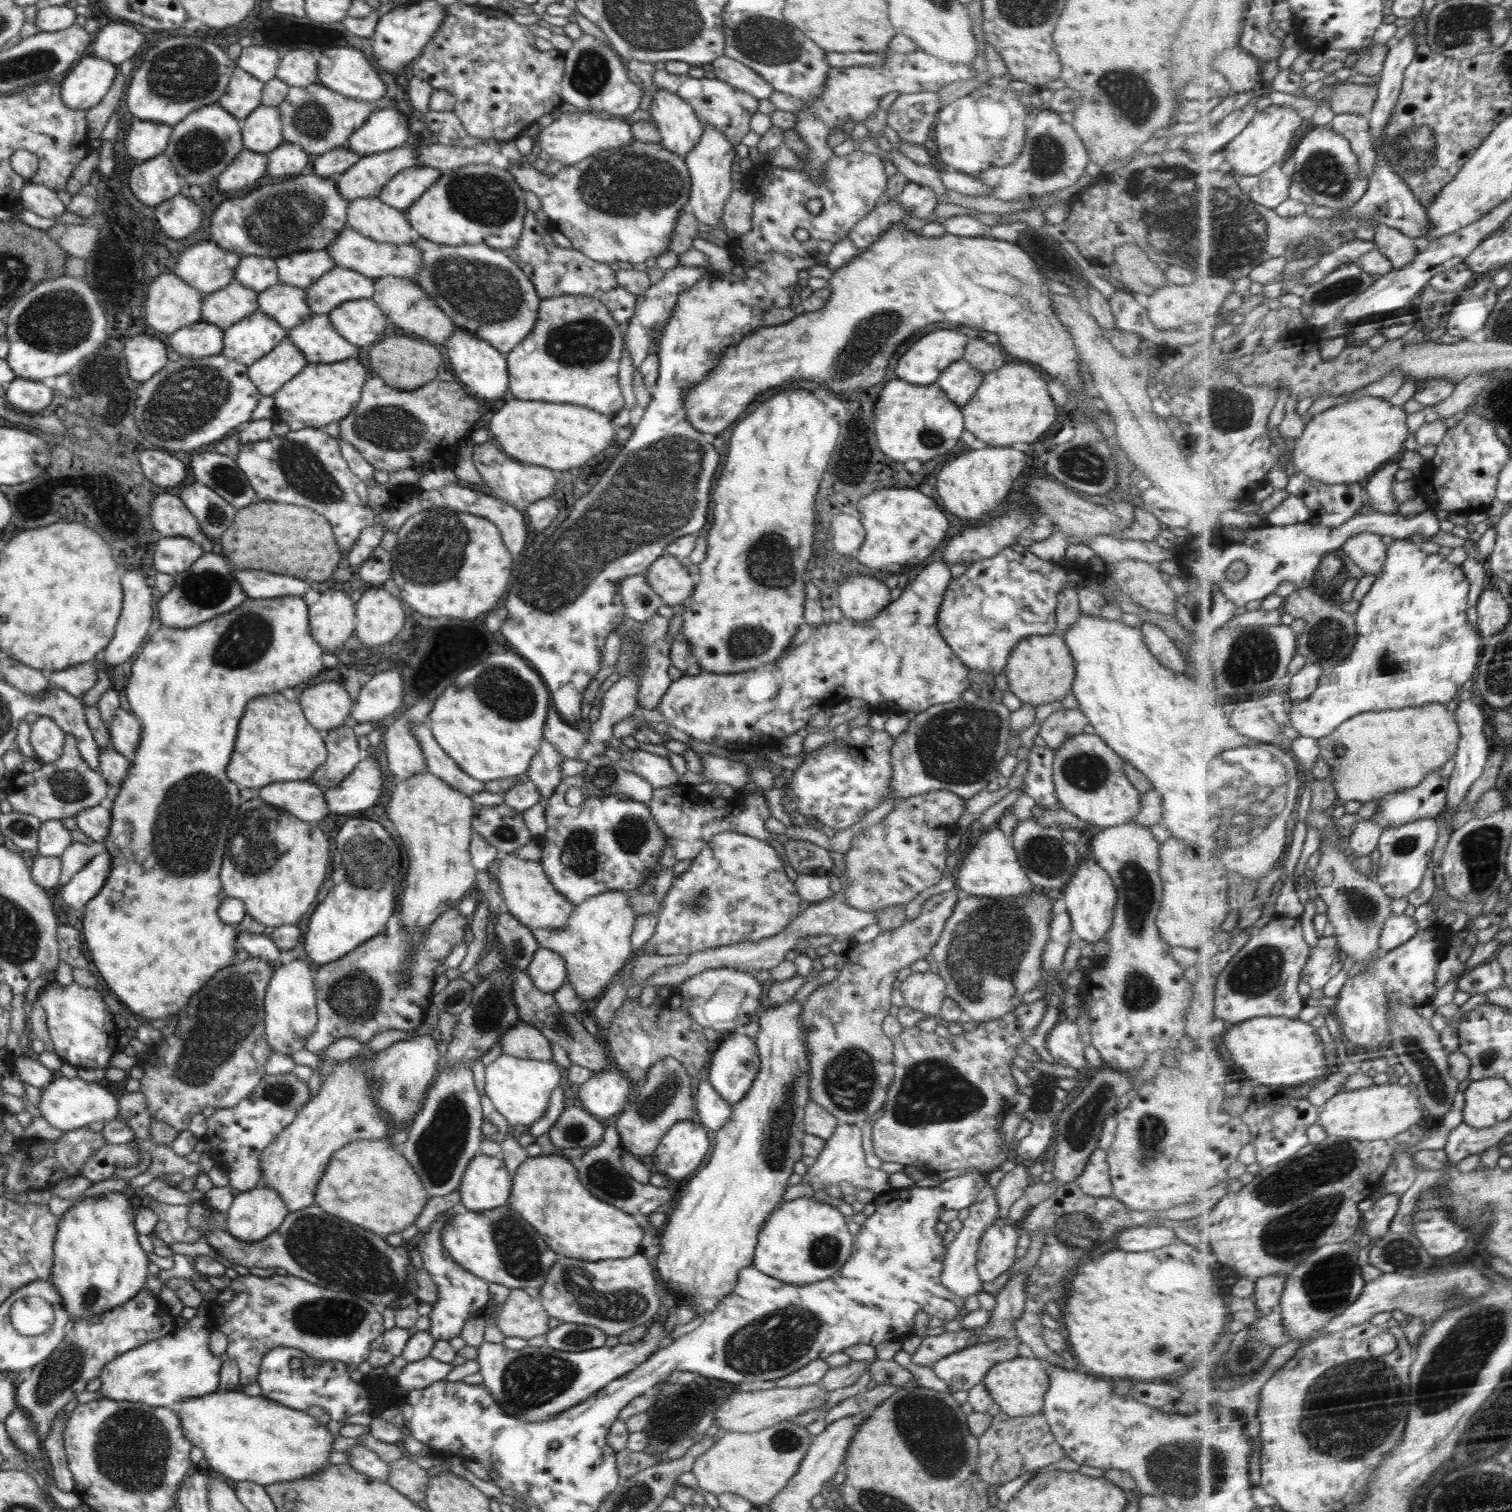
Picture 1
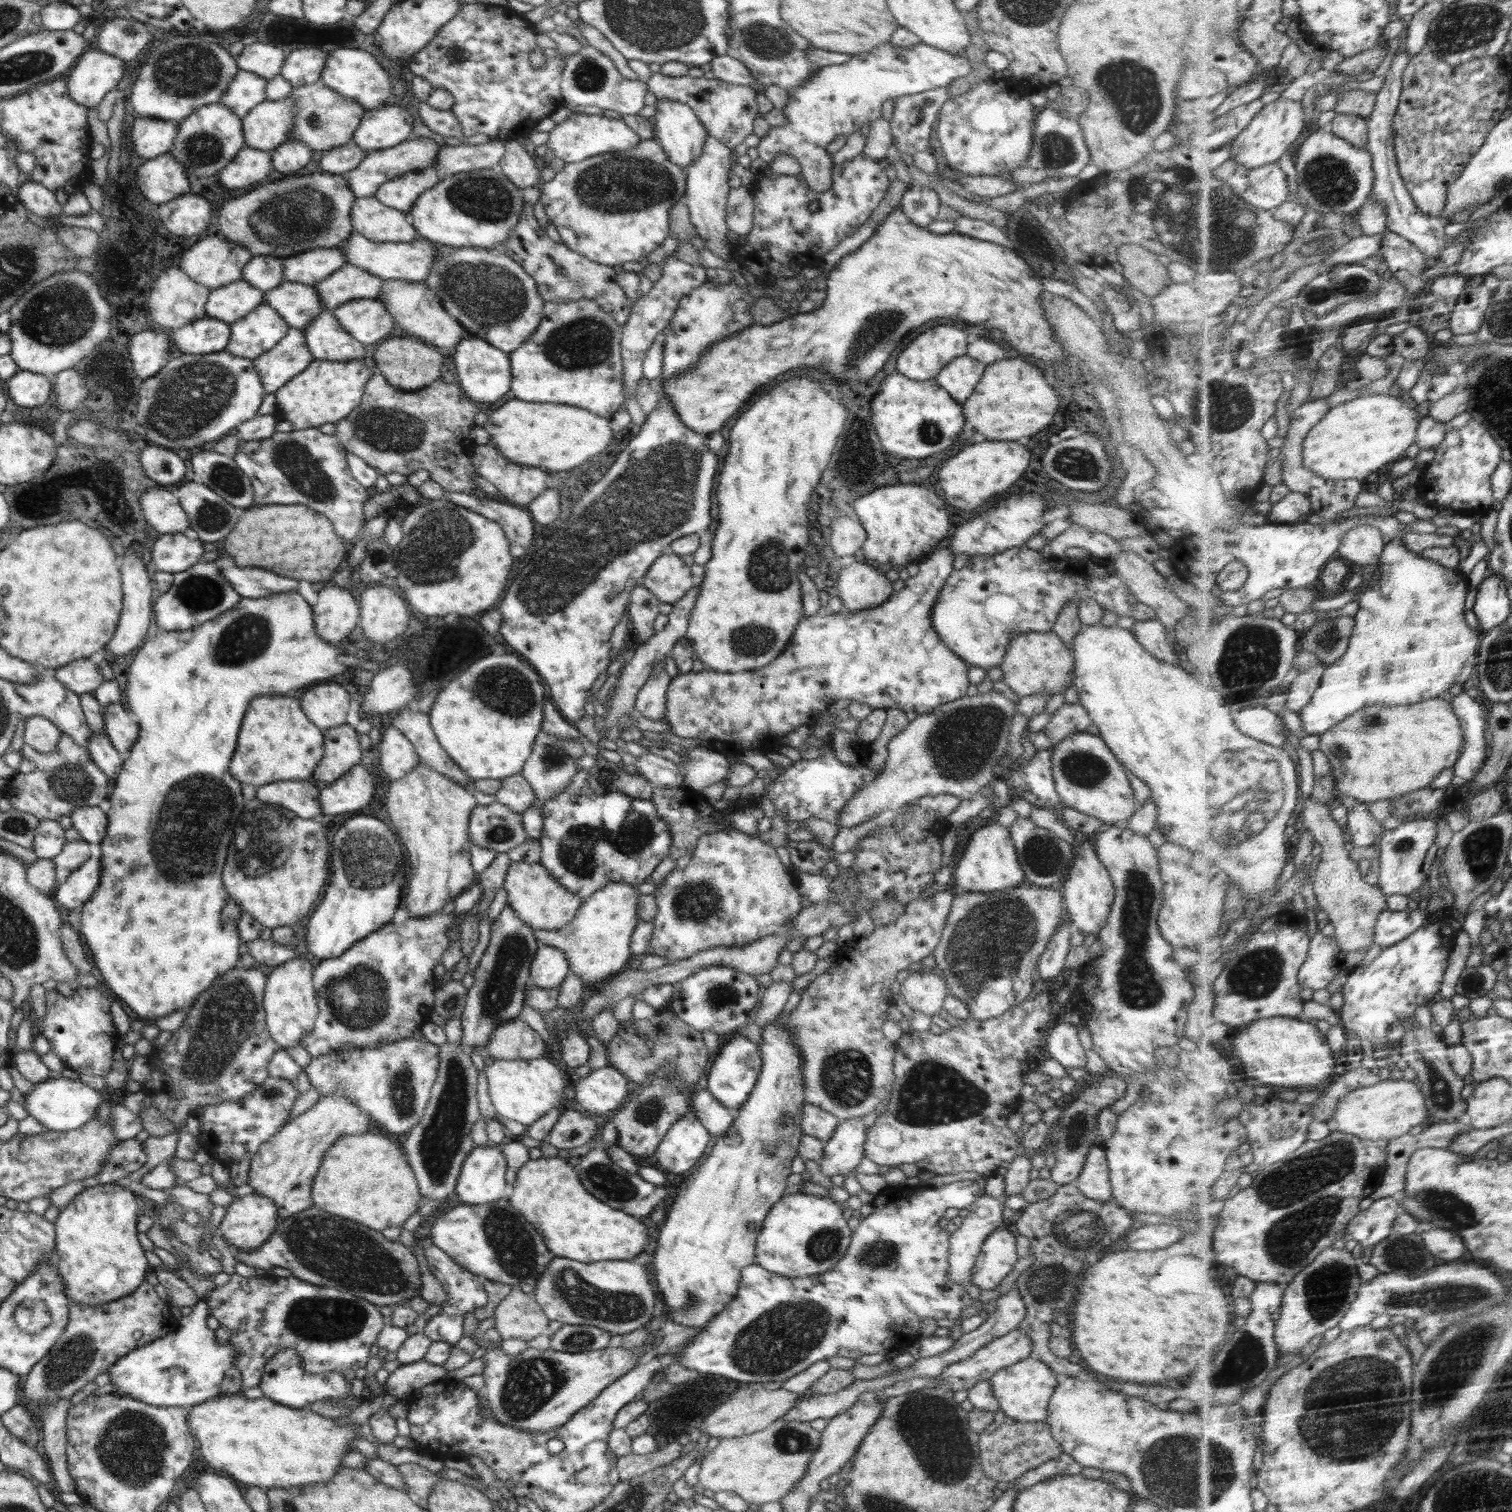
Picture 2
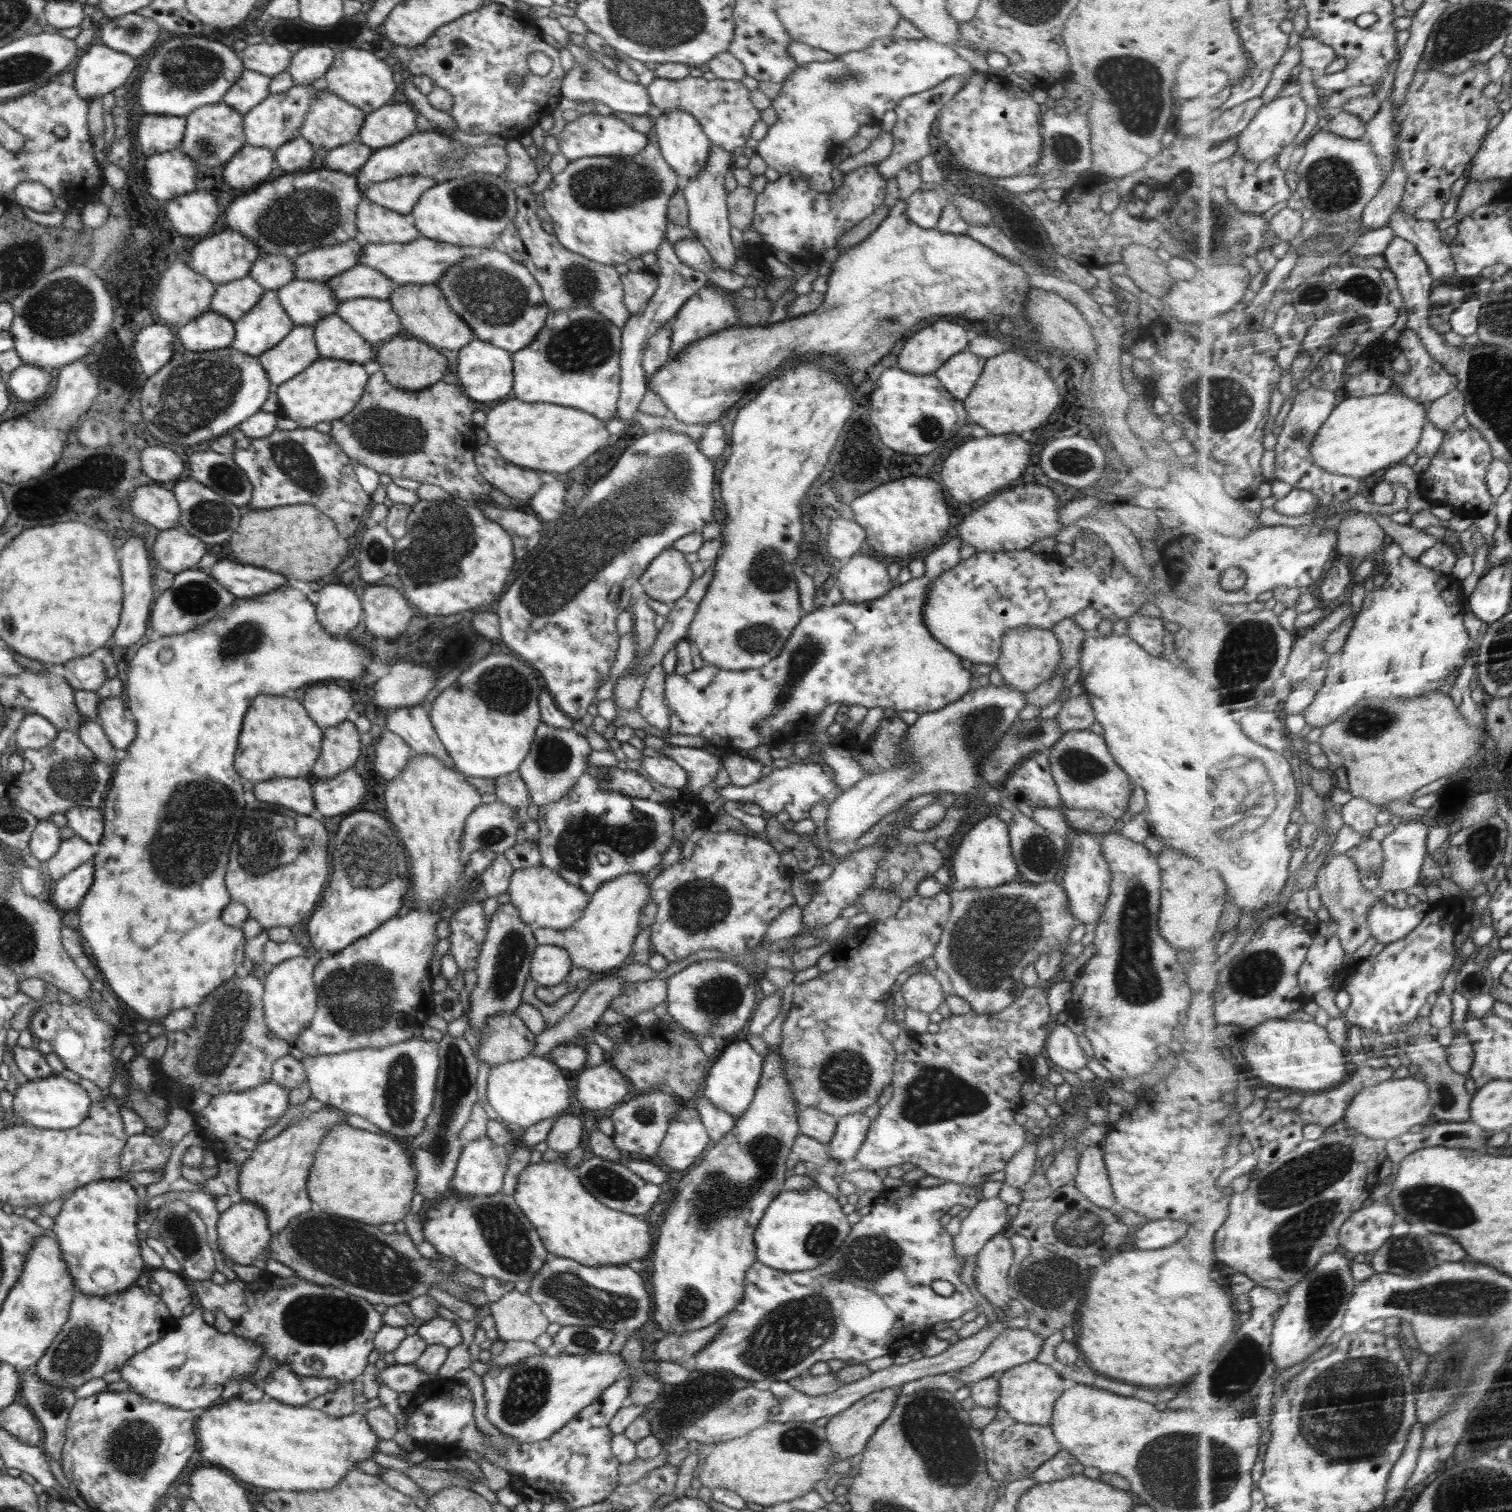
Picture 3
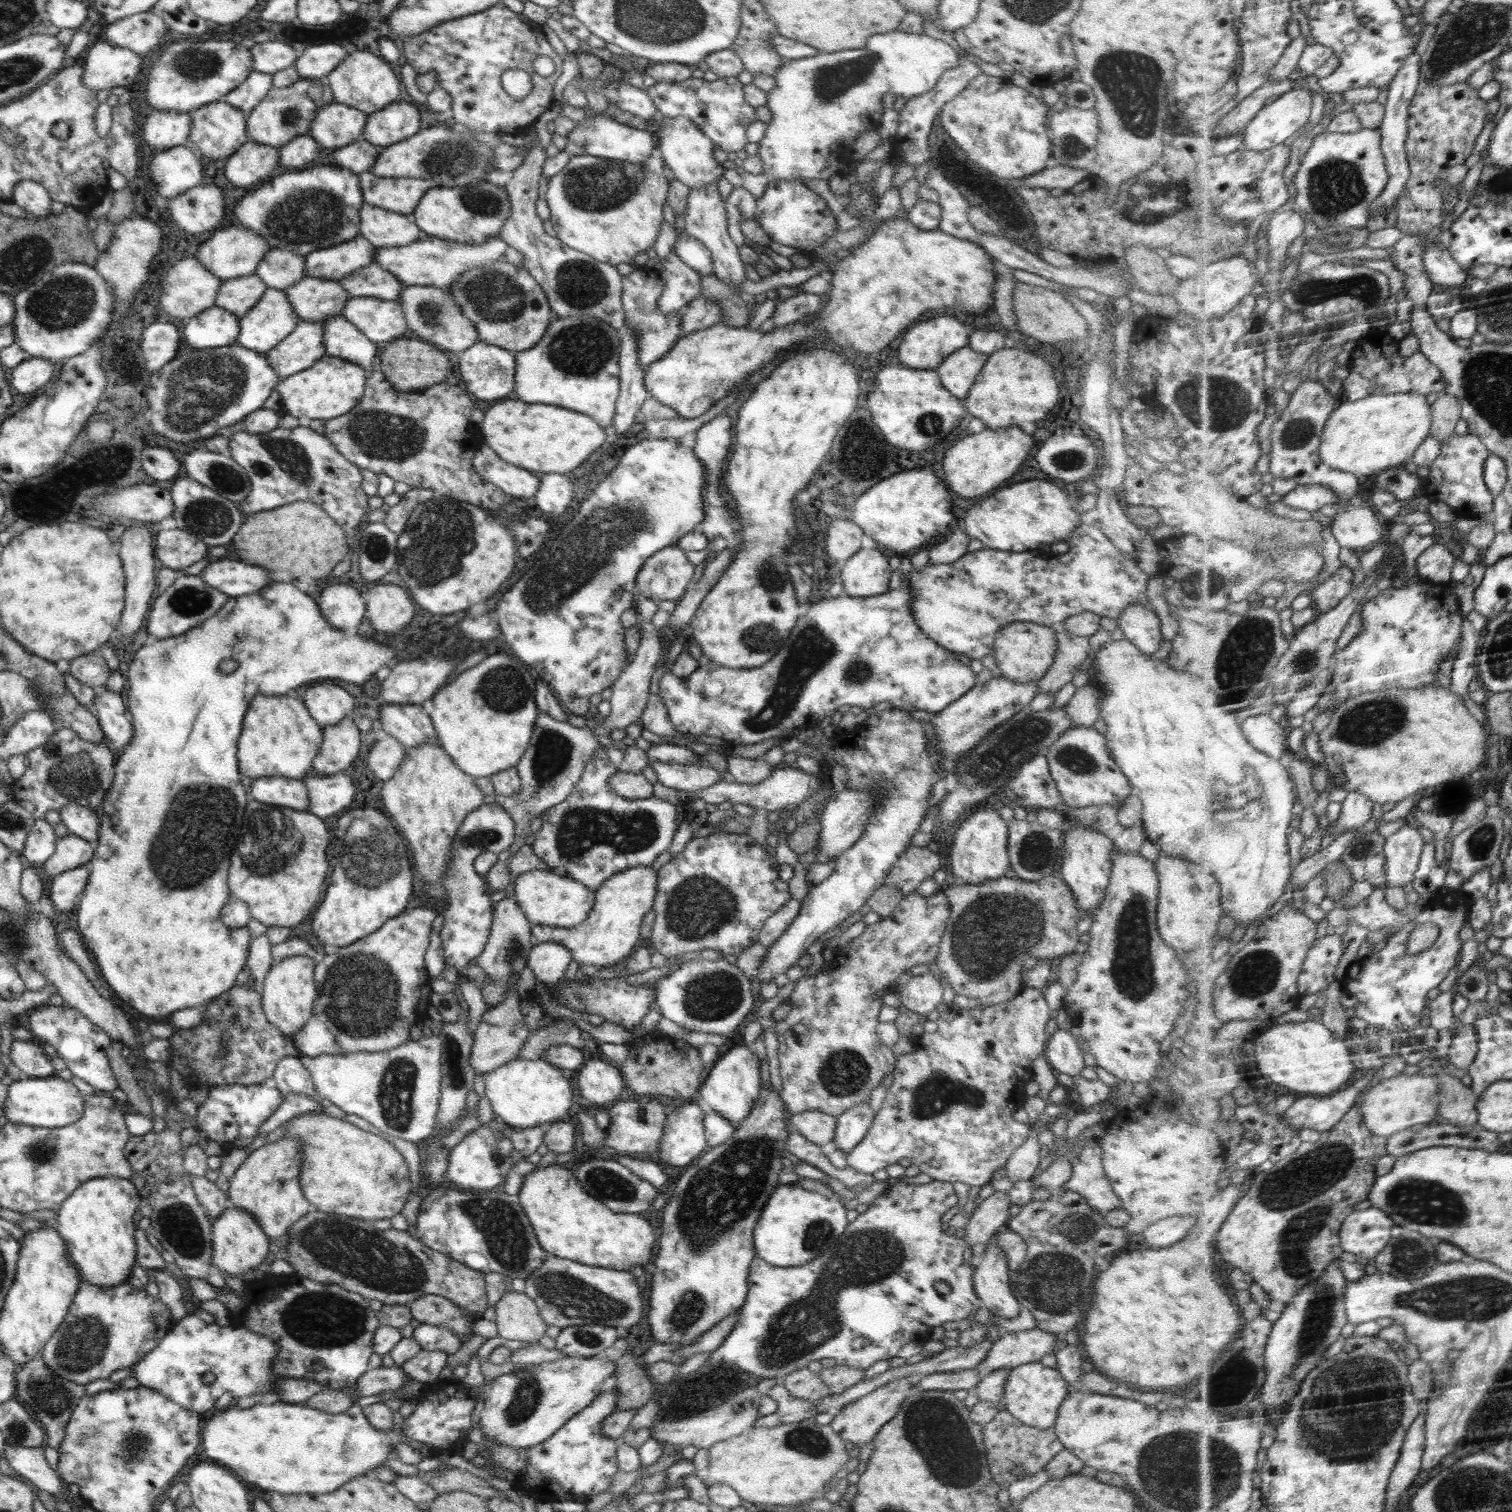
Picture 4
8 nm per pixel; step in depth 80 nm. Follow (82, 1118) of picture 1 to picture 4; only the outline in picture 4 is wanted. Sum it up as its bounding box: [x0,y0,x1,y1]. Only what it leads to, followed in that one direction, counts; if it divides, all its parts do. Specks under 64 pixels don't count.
[4,1076,84,1128]

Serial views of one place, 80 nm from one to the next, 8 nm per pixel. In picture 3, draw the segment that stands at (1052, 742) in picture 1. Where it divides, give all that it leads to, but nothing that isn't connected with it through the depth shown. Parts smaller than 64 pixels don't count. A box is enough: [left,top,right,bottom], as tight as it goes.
[1056,691,1097,734]

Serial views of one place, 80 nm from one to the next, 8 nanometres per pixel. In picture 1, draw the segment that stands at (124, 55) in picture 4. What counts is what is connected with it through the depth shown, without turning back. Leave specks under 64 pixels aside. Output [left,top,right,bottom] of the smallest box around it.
[60,54,116,110]

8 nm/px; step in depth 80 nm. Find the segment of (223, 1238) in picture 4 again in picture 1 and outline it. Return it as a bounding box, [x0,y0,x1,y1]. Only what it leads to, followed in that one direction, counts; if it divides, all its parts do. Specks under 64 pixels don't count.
[226,1186,290,1242]

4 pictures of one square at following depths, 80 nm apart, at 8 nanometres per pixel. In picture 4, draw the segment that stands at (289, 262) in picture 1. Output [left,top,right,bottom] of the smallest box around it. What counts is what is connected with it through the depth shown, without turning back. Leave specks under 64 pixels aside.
[304,235,375,281]

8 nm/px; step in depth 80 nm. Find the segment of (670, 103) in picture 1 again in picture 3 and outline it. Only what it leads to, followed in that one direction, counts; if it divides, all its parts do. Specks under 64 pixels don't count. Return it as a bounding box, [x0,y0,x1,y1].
[652,110,710,189]

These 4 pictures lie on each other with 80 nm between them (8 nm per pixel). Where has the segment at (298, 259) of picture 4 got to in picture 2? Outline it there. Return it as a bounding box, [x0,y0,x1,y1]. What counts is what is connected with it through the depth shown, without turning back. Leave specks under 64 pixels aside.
[242,255,284,294]

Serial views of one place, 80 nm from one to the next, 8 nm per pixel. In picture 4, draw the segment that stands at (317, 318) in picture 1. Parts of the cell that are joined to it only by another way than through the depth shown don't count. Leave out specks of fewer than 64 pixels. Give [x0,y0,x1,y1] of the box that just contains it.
[322,315,380,371]

